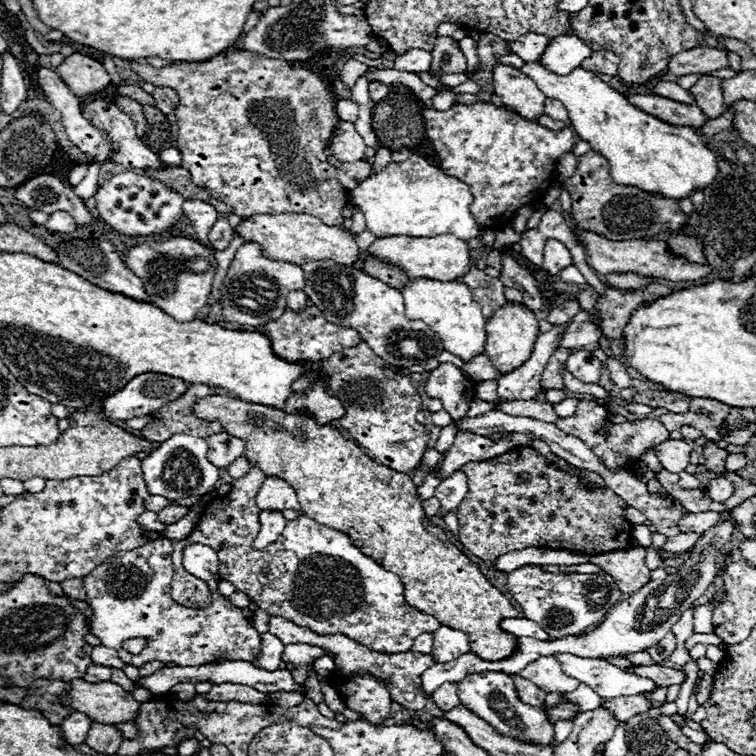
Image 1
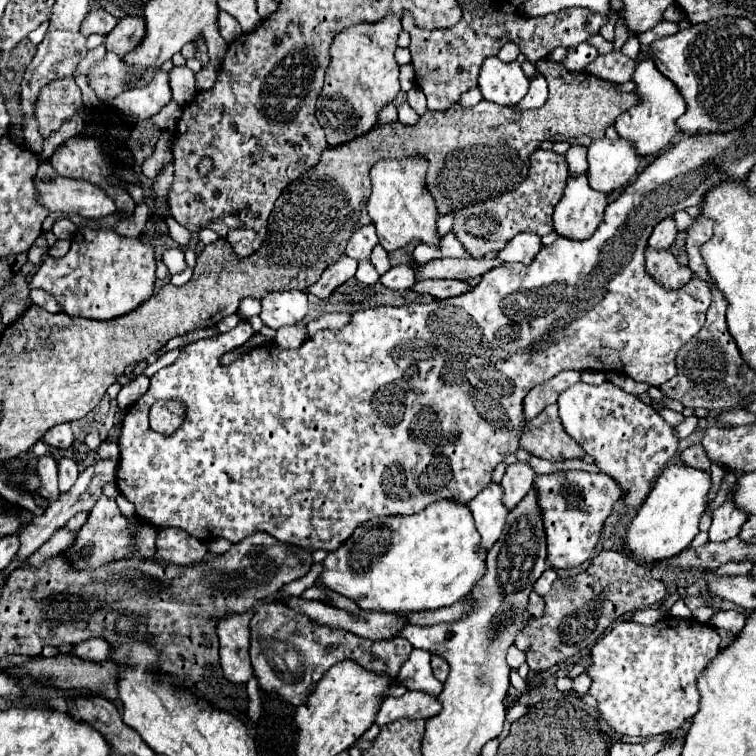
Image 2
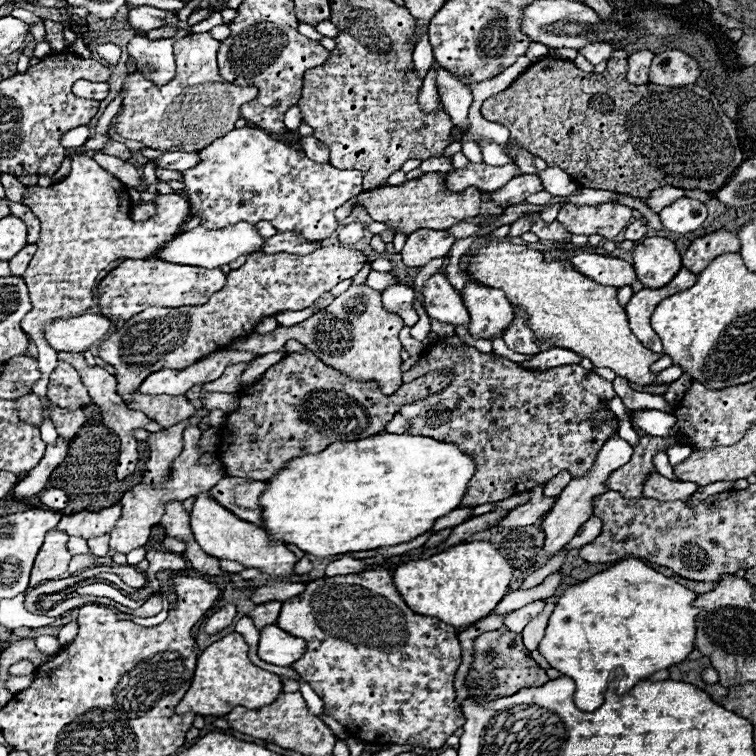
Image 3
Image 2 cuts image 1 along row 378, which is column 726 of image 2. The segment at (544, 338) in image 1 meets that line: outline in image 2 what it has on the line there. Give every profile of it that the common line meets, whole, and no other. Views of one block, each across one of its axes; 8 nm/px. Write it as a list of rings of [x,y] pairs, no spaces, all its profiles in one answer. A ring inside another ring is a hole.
[[[732,496],[726,498],[726,502],[712,512],[712,526],[708,532],[710,540],[724,542],[724,540],[738,536],[738,532],[746,520],[748,520],[748,514],[742,508],[738,508],[734,498]]]

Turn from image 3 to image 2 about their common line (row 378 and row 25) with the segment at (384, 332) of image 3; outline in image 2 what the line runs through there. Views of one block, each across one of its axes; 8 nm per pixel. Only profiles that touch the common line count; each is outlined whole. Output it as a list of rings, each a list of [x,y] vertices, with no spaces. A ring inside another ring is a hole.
[[[388,14],[376,24],[356,24],[340,32],[330,46],[332,62],[316,104],[316,118],[330,146],[342,146],[378,124],[378,112],[400,92],[398,64],[394,60],[396,40],[402,32],[400,18]]]

